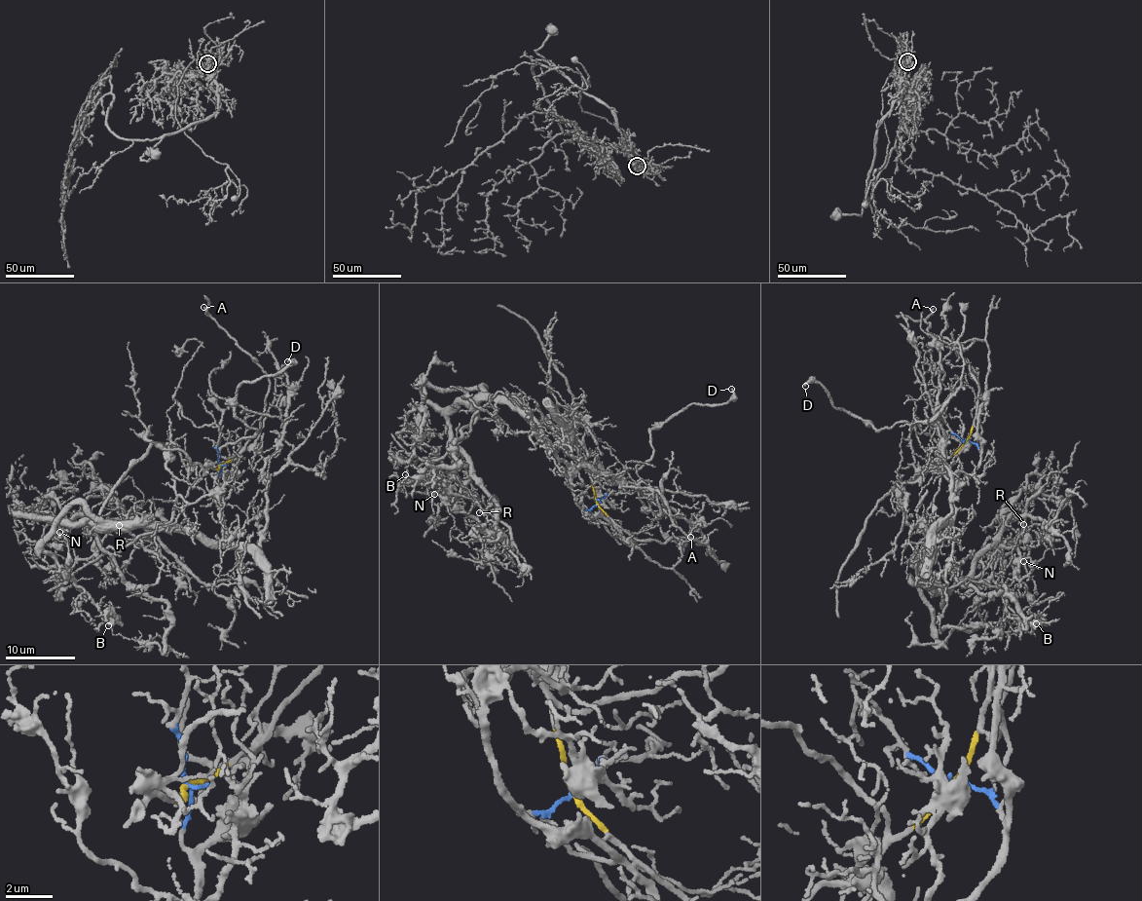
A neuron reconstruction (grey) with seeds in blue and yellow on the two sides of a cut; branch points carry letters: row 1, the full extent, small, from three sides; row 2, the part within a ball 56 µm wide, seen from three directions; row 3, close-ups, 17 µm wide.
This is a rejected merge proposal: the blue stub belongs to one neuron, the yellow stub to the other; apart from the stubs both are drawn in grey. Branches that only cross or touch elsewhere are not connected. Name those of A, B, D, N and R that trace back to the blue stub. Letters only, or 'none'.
B, N, R

